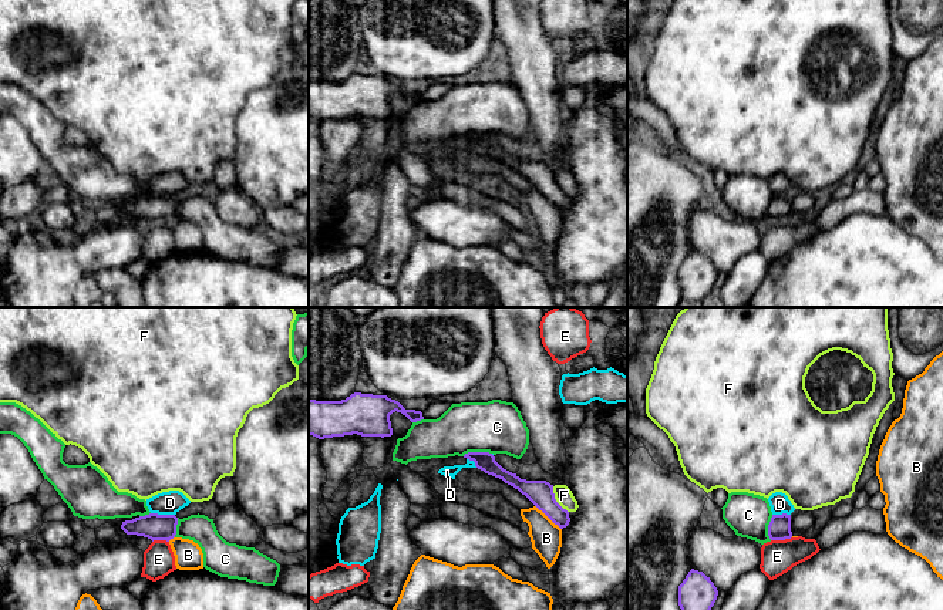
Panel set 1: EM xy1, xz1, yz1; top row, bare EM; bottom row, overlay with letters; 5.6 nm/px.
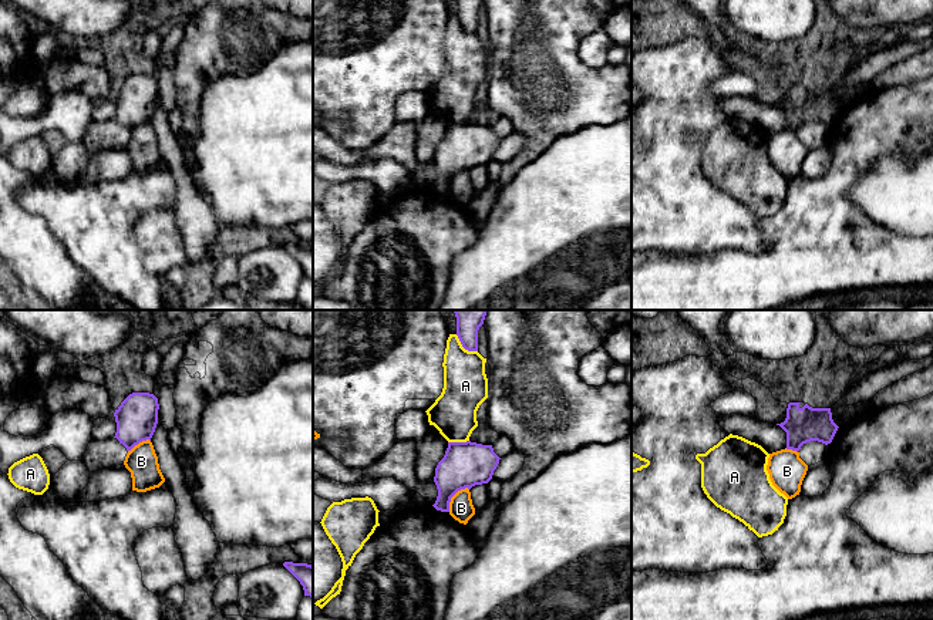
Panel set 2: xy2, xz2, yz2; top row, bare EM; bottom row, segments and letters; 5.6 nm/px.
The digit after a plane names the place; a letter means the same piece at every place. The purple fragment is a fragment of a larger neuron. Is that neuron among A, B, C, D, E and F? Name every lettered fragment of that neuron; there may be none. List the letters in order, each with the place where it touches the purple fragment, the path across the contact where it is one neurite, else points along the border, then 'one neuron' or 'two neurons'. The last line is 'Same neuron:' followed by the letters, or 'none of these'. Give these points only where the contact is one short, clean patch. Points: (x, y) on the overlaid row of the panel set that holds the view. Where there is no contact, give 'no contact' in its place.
A: meets purple in xz2 at (464, 347); two neurons
B: meets purple in xz2 at (452, 495); two neurons
C: meets purple in xz1 at (477, 452); two neurons
D: meets purple in xy1 at (162, 515); border along xy1 (151, 512), (174, 515); two neurons
E: meets purple in yz1 at (781, 539); border along yz1 (791, 536), (782, 541), (771, 541); two neurons
F: meets purple in xz1 at (555, 499); two neurons
Same neuron: none of these

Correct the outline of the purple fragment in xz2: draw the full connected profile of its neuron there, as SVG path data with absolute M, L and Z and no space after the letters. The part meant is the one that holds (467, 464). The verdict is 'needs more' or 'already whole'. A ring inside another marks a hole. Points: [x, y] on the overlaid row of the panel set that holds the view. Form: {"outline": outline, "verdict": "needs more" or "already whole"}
{"outline": "M471 441L448 442L445 455L435 468L434 482L438 496L432 506L449 512L451 498L461 489L488 483L499 459L492 445Z", "verdict": "already whole"}

